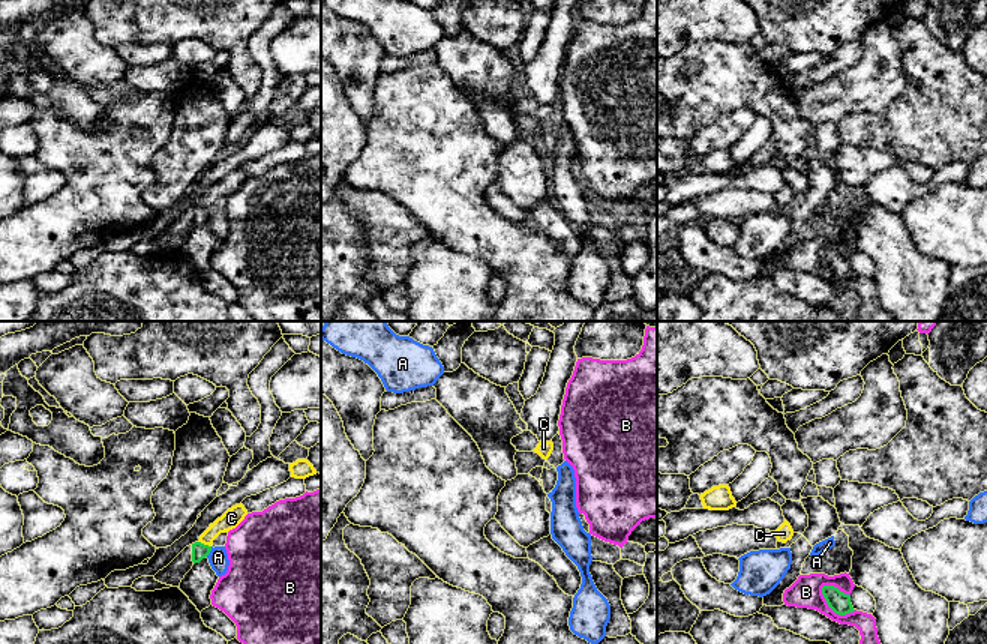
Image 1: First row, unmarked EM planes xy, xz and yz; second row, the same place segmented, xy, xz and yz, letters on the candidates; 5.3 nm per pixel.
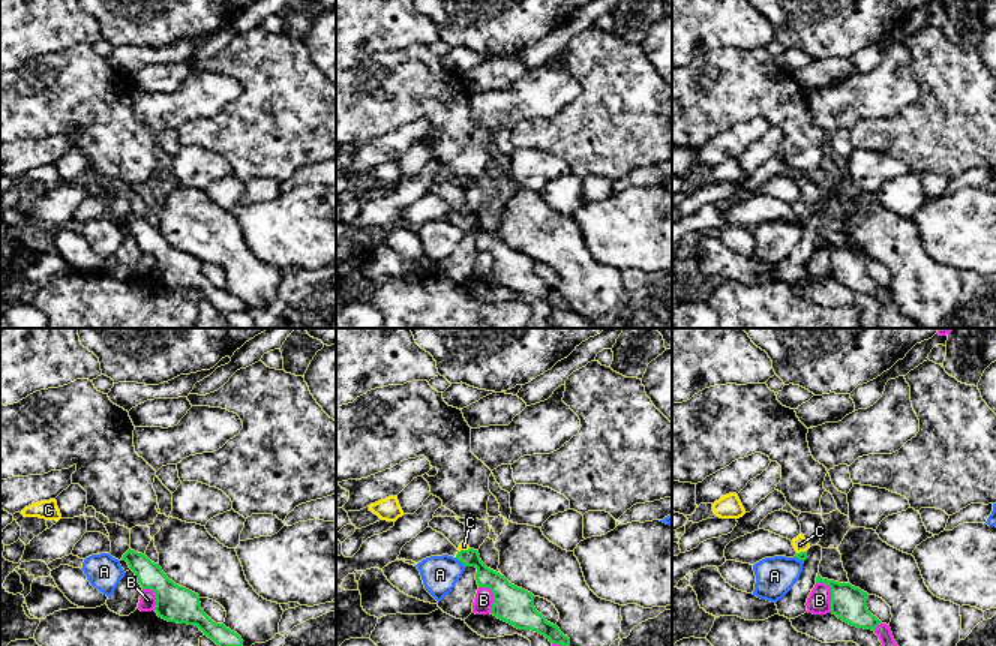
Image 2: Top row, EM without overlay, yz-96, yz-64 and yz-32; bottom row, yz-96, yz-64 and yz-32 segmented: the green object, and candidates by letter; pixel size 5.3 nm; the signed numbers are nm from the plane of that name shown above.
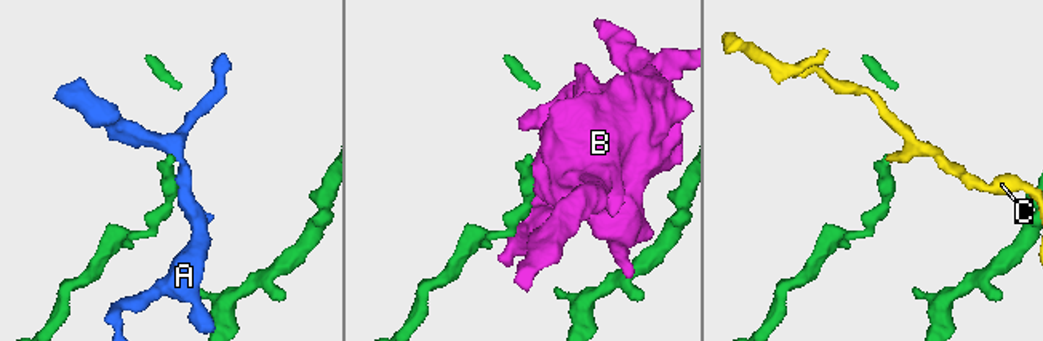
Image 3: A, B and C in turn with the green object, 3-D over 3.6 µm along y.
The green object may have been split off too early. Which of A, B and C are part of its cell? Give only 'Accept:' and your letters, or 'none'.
Accept: none

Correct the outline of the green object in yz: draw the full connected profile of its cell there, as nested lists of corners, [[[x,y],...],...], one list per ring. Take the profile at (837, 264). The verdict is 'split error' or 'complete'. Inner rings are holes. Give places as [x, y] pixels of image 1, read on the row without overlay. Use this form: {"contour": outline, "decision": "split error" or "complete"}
{"contour": [[[824,249],[822,258],[828,267],[828,270],[838,279],[846,279],[854,276],[854,270],[850,267],[850,260],[844,258],[834,249]]], "decision": "complete"}

